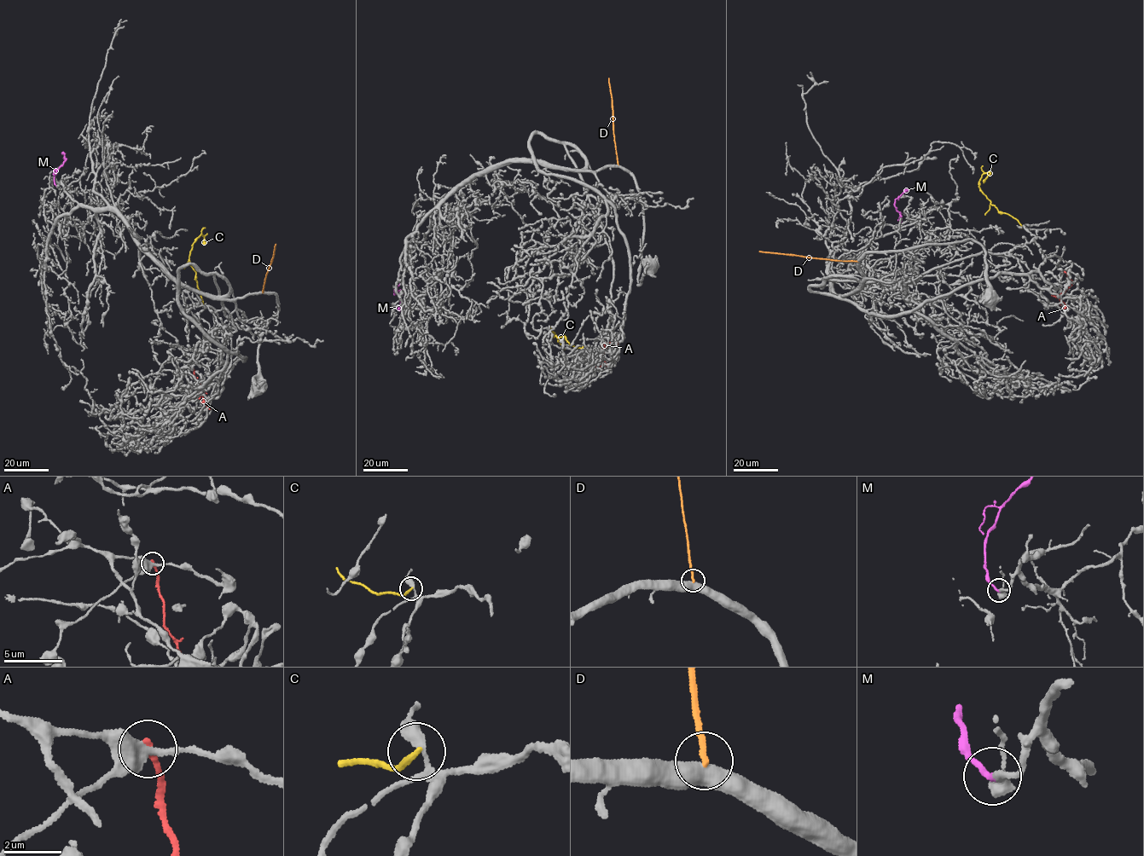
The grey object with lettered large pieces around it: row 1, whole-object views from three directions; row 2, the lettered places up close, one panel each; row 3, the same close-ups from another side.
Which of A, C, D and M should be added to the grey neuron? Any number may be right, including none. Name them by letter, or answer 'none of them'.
M

